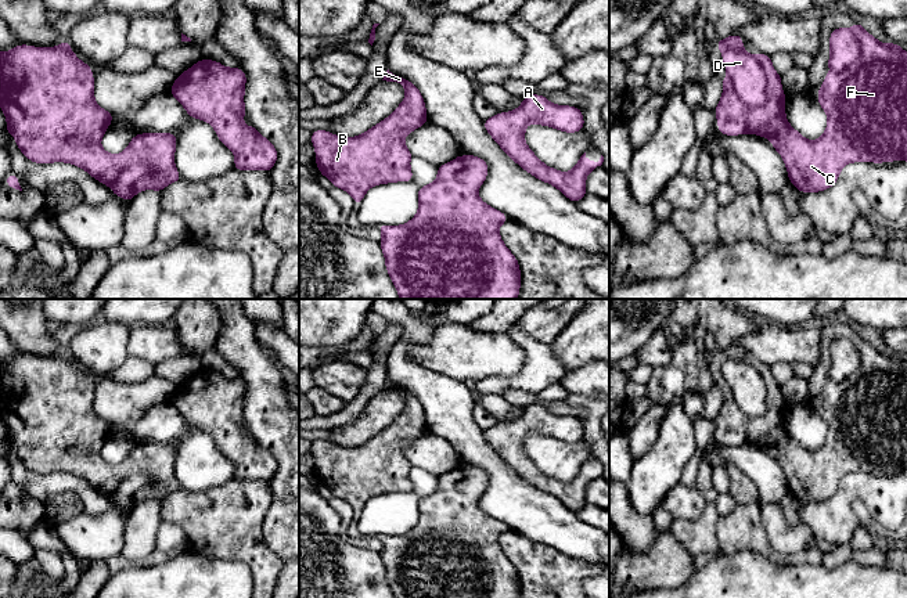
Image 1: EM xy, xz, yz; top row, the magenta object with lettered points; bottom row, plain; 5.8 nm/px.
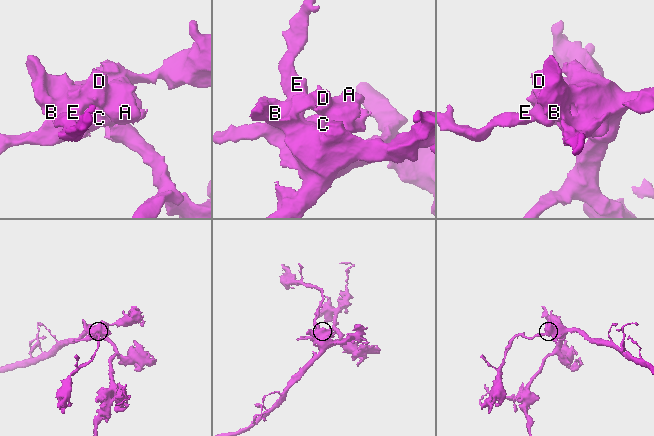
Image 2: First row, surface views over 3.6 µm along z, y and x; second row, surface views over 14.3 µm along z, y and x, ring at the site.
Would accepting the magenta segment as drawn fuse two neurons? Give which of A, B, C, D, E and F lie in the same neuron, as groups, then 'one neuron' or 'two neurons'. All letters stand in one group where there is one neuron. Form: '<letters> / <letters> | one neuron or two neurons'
A B C D E F | one neuron

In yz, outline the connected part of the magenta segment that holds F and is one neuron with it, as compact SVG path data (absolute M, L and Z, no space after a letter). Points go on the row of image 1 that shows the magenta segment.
M859 22L850 29L838 28L832 30L829 43L828 68L831 72L824 76L824 84L818 87L818 104L827 112L828 123L825 133L813 141L806 140L788 123L781 76L773 68L770 55L751 55L745 51L742 37L738 35L731 35L716 43L716 47L723 53L721 60L728 73L721 80L723 96L715 108L720 133L726 136L752 133L763 138L769 137L785 162L789 183L800 192L828 190L838 181L842 167L852 162L907 161L907 51L895 43L881 43Z

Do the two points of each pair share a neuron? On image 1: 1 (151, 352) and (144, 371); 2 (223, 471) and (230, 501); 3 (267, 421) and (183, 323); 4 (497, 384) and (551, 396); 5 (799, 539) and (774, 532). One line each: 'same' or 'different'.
1: different
2: different
3: different
4: different
5: same

